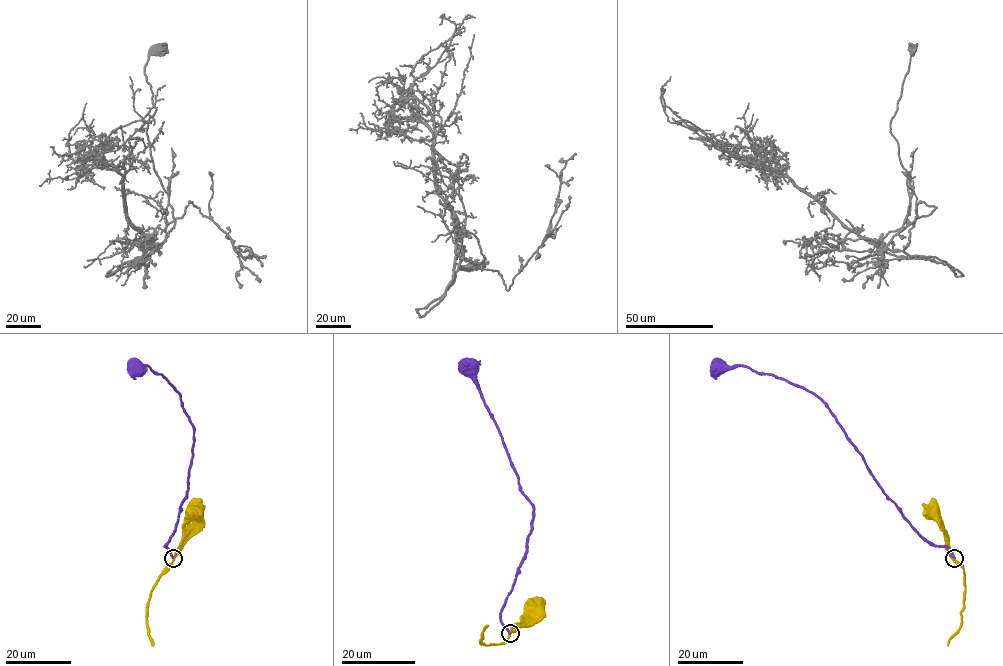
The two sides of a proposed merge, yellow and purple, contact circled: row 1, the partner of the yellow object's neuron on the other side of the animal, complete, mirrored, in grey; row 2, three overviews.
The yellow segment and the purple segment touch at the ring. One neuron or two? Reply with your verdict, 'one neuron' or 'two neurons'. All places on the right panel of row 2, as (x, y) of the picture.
two neurons

